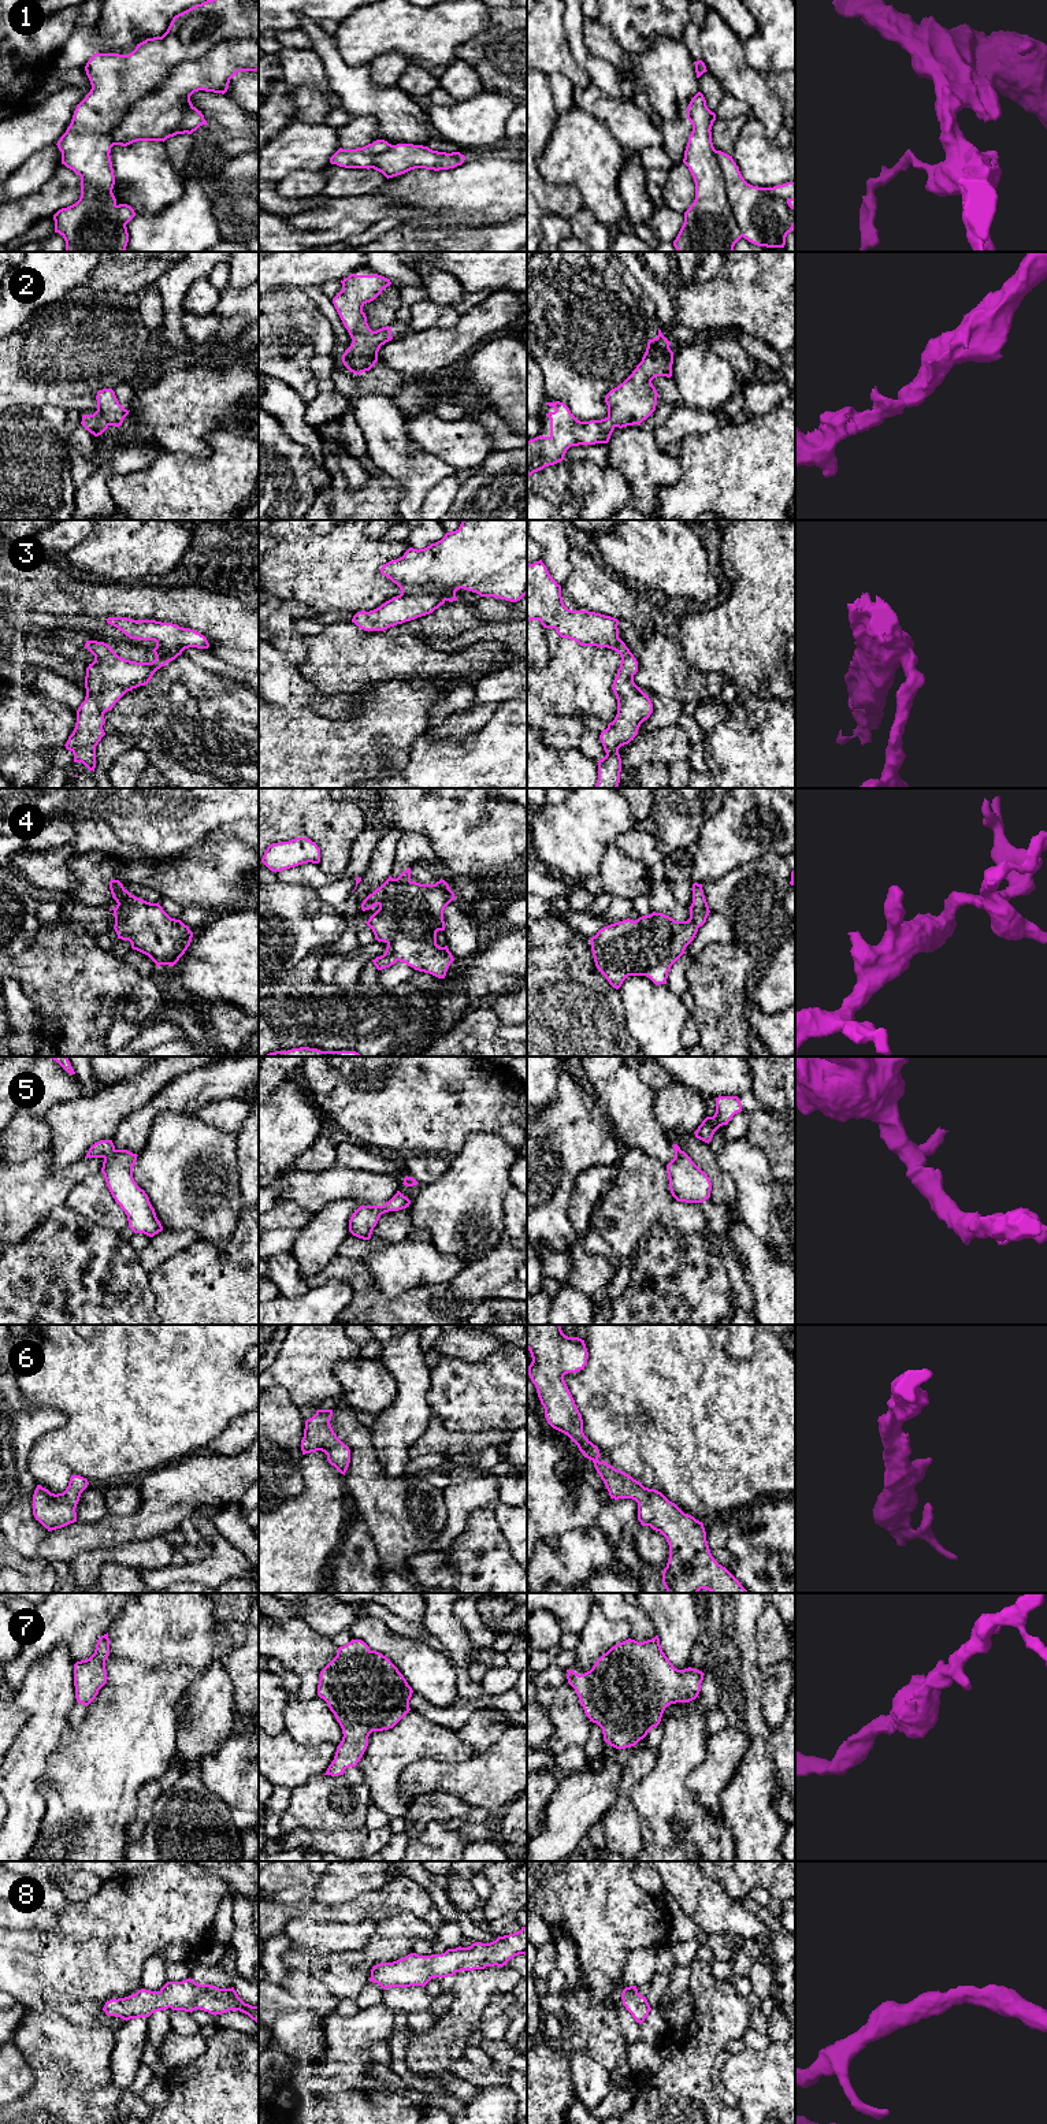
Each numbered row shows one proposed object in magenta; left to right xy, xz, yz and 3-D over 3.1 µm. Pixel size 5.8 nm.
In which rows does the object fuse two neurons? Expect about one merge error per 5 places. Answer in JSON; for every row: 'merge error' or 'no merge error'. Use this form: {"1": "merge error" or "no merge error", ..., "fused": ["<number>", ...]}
{"1": "no merge error", "2": "no merge error", "3": "no merge error", "4": "no merge error", "5": "no merge error", "6": "no merge error", "7": "no merge error", "8": "no merge error", "fused": []}

